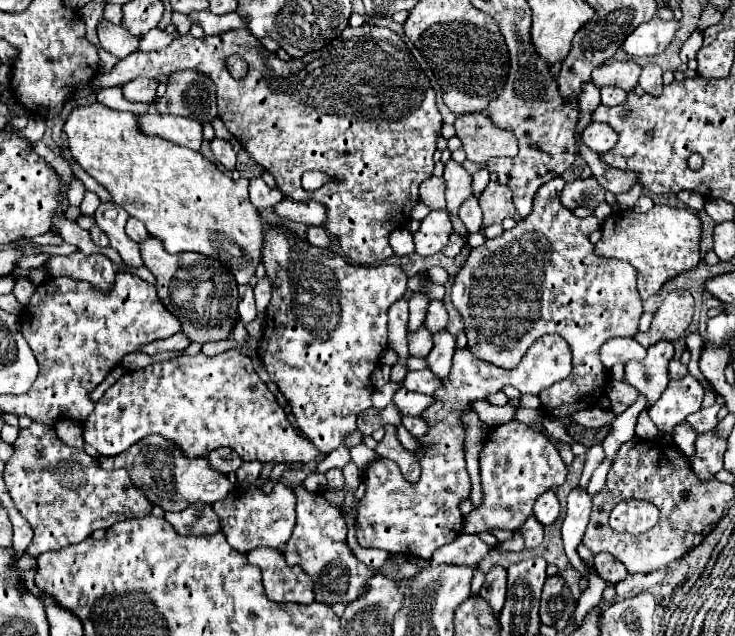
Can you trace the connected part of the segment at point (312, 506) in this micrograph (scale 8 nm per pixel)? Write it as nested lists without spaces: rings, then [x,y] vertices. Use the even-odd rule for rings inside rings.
[[[301,484],[293,490],[297,496],[297,524],[291,538],[287,540],[287,546],[283,548],[285,560],[291,562],[291,566],[301,566],[311,576],[313,592],[319,602],[353,602],[359,594],[363,594],[369,578],[375,572],[357,560],[347,546],[347,522],[343,518],[343,510],[331,504],[323,490],[309,492]]]

